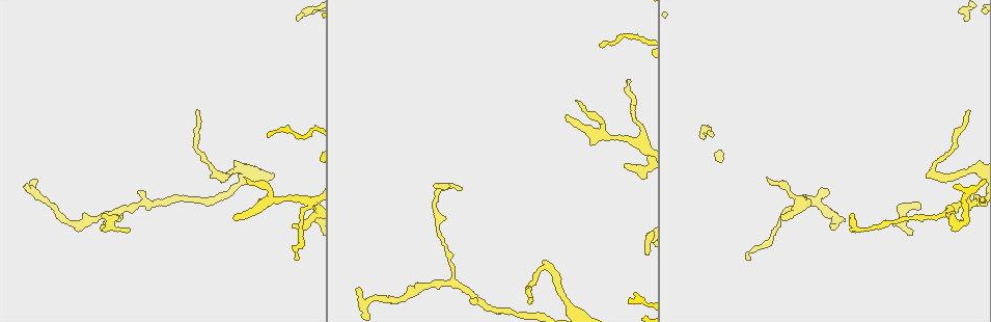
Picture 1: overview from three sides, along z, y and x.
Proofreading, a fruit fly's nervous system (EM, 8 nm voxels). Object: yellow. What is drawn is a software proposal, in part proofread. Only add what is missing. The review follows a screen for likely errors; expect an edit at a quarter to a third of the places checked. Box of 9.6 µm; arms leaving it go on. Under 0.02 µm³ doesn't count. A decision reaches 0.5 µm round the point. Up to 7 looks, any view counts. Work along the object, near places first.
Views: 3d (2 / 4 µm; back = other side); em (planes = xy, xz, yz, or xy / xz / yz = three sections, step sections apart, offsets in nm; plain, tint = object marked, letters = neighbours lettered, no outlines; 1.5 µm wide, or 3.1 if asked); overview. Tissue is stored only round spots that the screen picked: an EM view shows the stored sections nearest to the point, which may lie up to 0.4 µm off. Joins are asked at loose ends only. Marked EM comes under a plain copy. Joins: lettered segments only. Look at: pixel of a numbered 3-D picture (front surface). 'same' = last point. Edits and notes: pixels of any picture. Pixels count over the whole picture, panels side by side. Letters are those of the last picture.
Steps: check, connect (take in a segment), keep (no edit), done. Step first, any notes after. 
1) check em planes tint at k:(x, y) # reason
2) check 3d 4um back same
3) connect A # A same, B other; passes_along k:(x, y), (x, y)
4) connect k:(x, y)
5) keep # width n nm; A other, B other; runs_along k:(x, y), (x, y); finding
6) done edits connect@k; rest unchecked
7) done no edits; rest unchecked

check em yz step 8 letters at 1:(530, 303) # long arm stops here

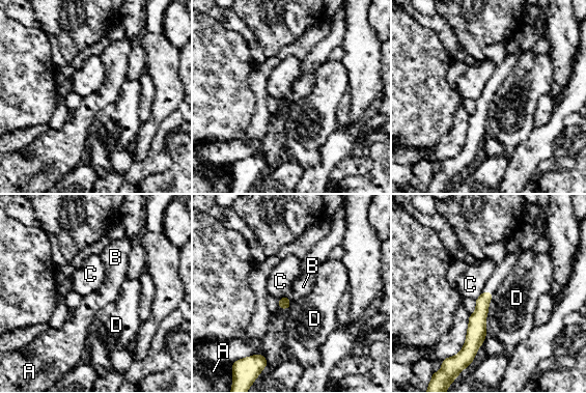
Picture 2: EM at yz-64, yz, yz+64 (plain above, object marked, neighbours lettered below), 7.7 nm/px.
check em planes letters same

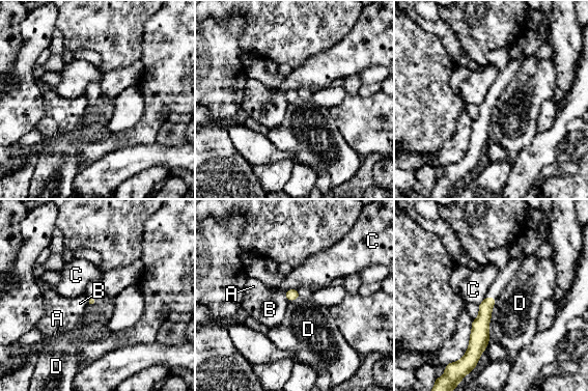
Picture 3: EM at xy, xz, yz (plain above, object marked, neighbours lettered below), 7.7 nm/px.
keep # A other, B other, C other, D other; border 3:(492, 315), (488, 326); no lettered segment goes on from it

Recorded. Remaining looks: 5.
check em xy step 8 letters at 1:(459, 188) # free end

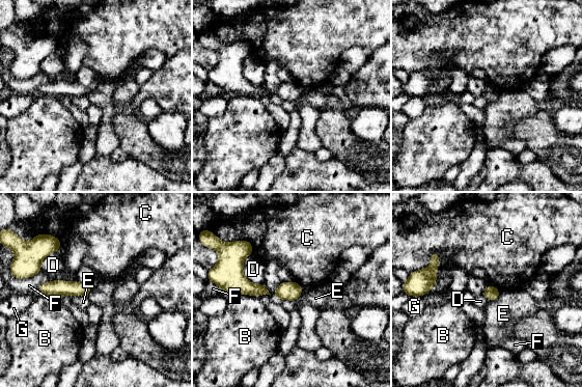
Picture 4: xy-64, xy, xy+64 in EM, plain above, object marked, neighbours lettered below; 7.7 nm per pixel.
keep # width 100 nm; B other, C other, D other, E other, F other, G other; border 4:(249, 254), (243, 275), (262, 284); no lettered segment goes on from it

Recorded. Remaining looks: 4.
check 3d 2um at 1:(629, 82) # an open end

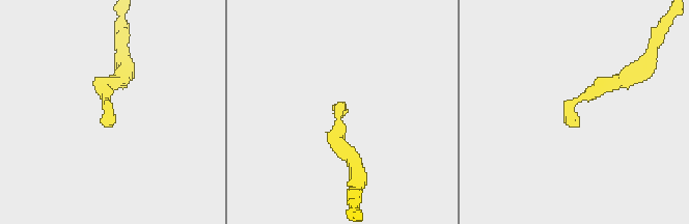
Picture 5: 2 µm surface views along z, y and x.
check em planes letters at 5:(343, 105) # now the EM

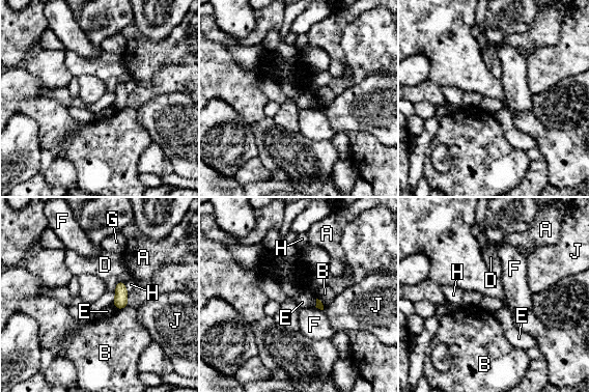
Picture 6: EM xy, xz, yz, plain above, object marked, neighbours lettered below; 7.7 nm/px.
keep # A other, B other, D other, E other, F other, G other, H other, J other; border 6:(124, 283), (128, 292); none of them fits

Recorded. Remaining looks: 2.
done no edits; rest unchecked

